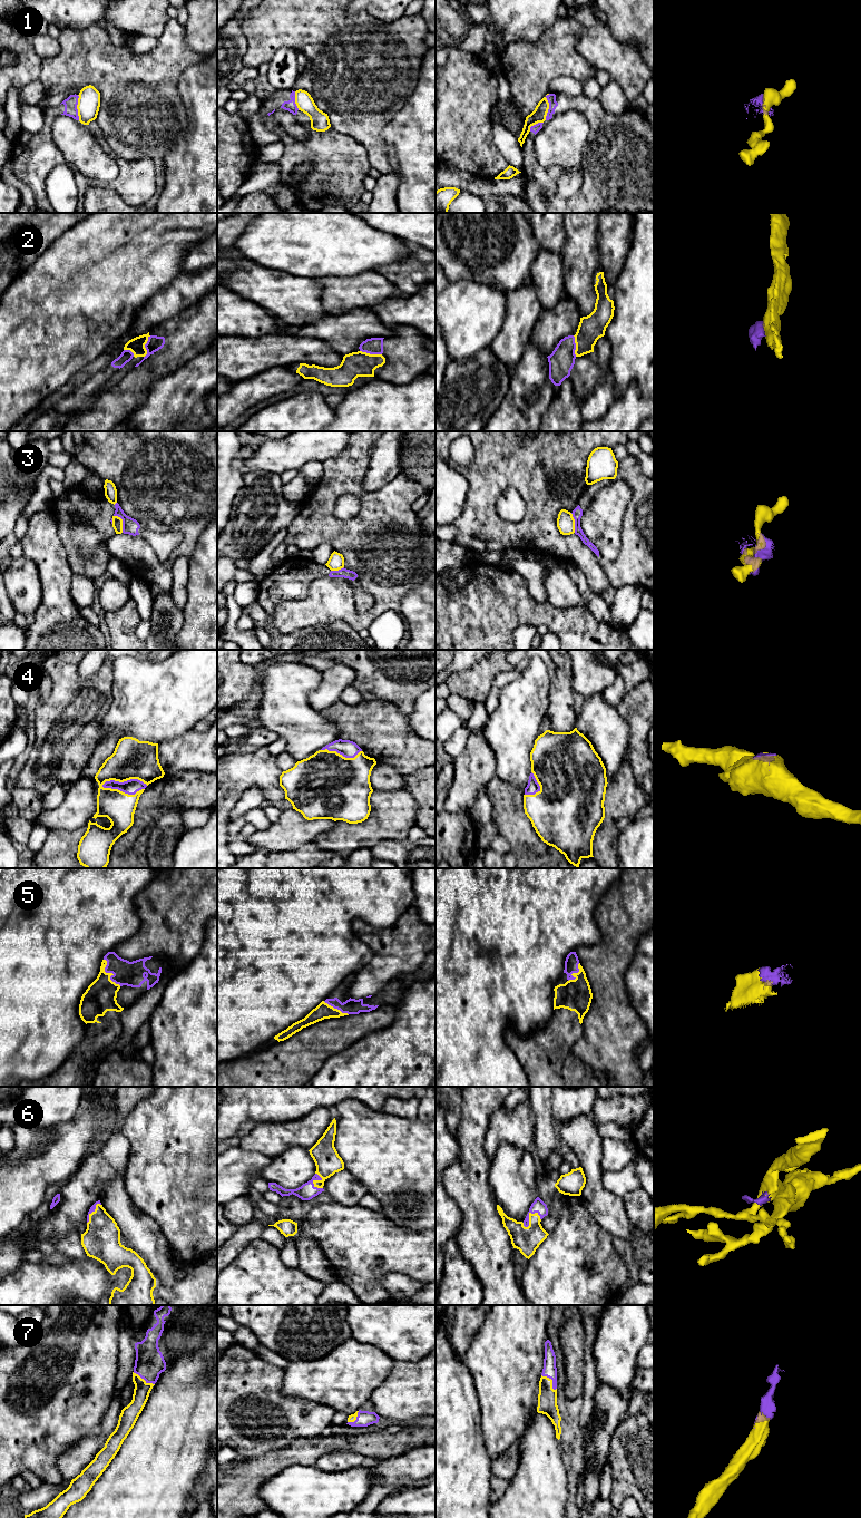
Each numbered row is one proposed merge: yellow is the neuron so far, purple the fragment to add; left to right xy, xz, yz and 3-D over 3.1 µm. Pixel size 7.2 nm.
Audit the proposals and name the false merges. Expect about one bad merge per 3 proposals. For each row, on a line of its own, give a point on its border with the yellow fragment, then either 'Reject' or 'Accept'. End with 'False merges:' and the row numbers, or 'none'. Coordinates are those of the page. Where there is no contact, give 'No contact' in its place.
1: Touches yellow at yz (548, 106). Reject
2: Touches yellow at xy (144, 347). Reject
3: Touches yellow at xy (121, 522). Reject
4: Touches yellow at xy (124, 780). Accept
5: Touches yellow at xy (109, 973). Accept
6: Touches yellow at yz (529, 1217). Accept
7: Touches yellow at yz (551, 1380). Accept
False merges: 1, 2, 3

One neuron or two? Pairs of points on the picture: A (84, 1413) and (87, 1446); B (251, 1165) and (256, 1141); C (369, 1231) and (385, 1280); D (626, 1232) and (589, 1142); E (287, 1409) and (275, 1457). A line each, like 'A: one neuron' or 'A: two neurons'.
A: two neurons
B: two neurons
C: two neurons
D: one neuron
E: two neurons

